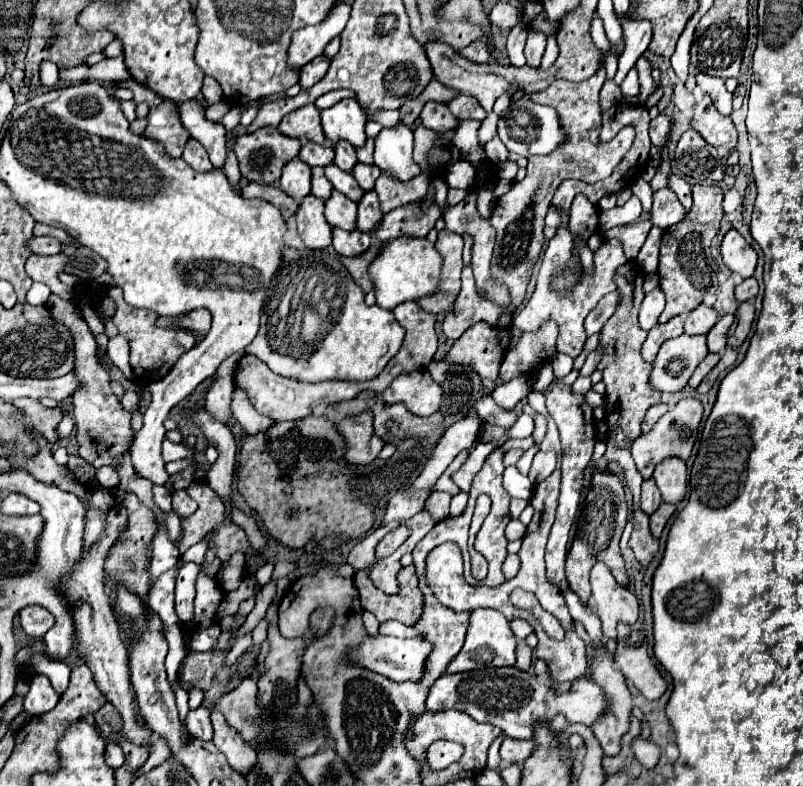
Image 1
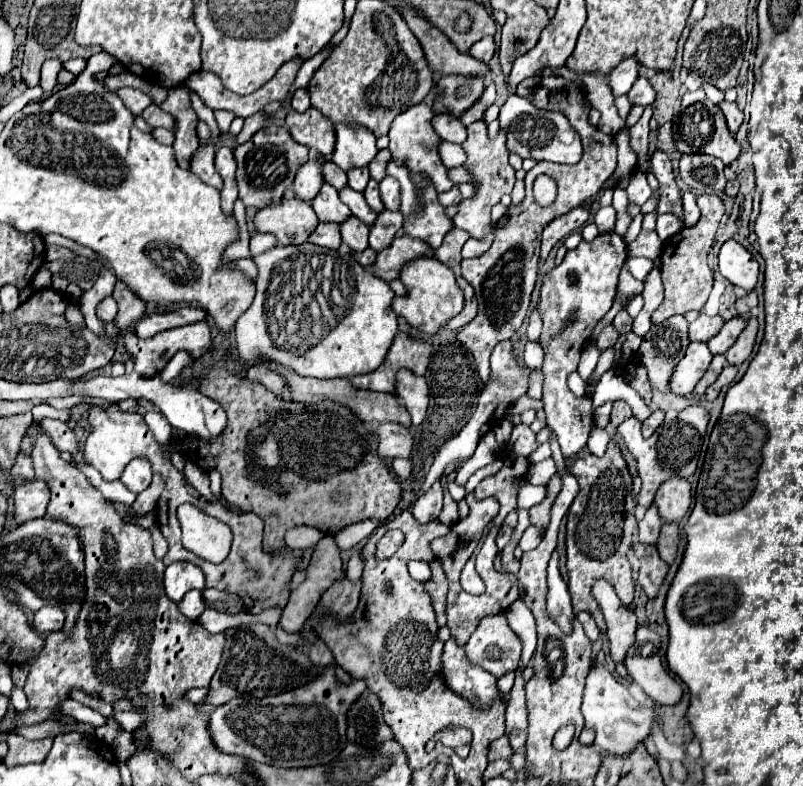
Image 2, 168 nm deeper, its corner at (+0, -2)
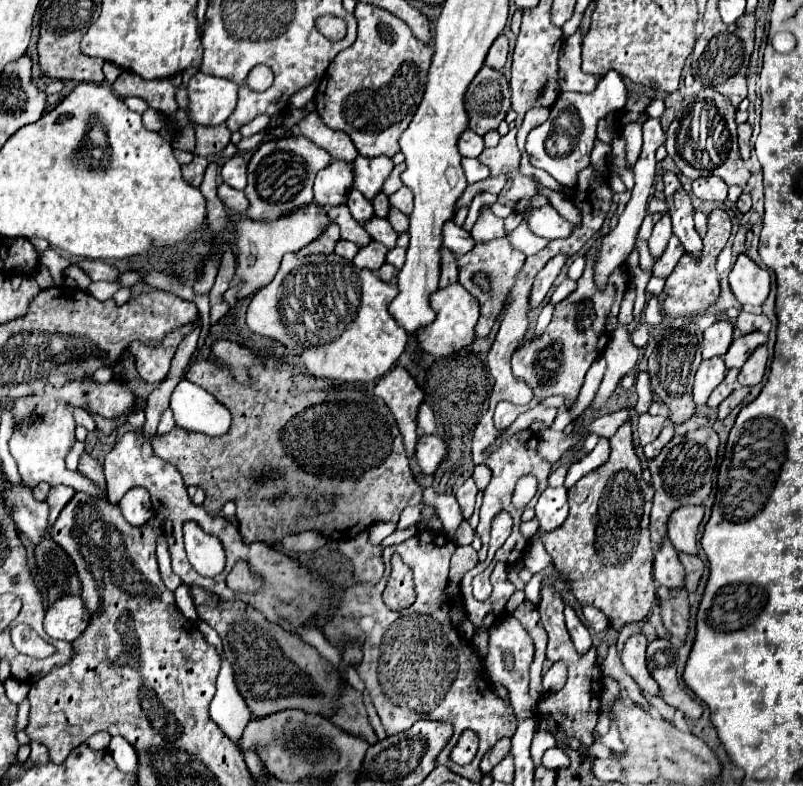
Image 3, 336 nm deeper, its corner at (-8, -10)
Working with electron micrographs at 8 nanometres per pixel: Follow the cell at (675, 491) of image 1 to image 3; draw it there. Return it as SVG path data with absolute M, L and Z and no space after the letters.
M678 507L672 511L670 521L668 521L668 537L676 551L684 553L696 553L696 535L698 535L698 525L702 523L704 517L704 507Z

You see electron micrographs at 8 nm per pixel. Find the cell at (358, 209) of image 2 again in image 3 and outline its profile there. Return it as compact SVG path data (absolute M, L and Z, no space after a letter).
M374 215L372 219L368 219L368 223L362 223L362 225L364 225L364 229L370 233L372 239L380 241L380 243L386 245L388 249L392 249L392 247L396 245L396 237L398 237L398 233L388 225L386 219L380 219L380 217Z

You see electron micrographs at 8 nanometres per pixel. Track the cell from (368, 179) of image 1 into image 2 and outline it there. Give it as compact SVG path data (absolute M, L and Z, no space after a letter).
M370 179L368 187L366 187L366 191L364 191L364 197L366 197L368 205L370 205L370 207L372 207L376 213L382 213L382 211L384 211L384 203L382 203L380 193L378 193L378 181Z

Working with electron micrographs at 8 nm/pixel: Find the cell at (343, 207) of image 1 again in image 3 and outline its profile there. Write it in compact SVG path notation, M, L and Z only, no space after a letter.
M374 239L368 243L368 247L360 247L356 257L354 257L354 263L356 267L366 267L370 271L376 271L382 263L384 263L384 257L386 257L386 247L382 243L376 243Z

